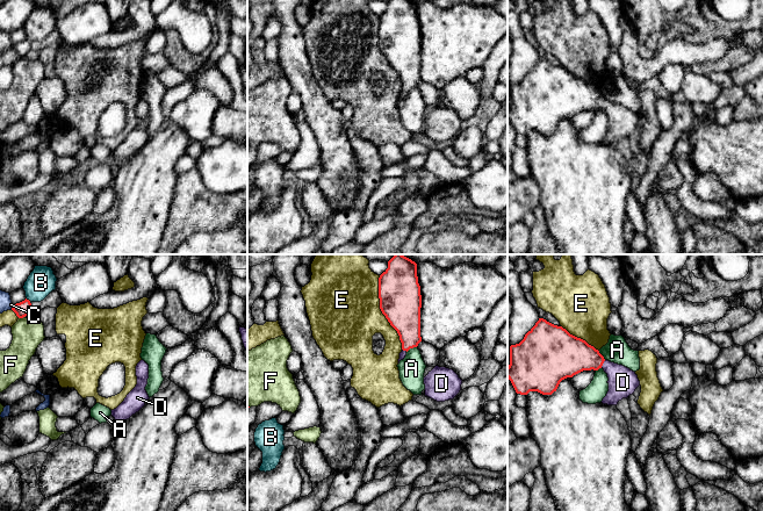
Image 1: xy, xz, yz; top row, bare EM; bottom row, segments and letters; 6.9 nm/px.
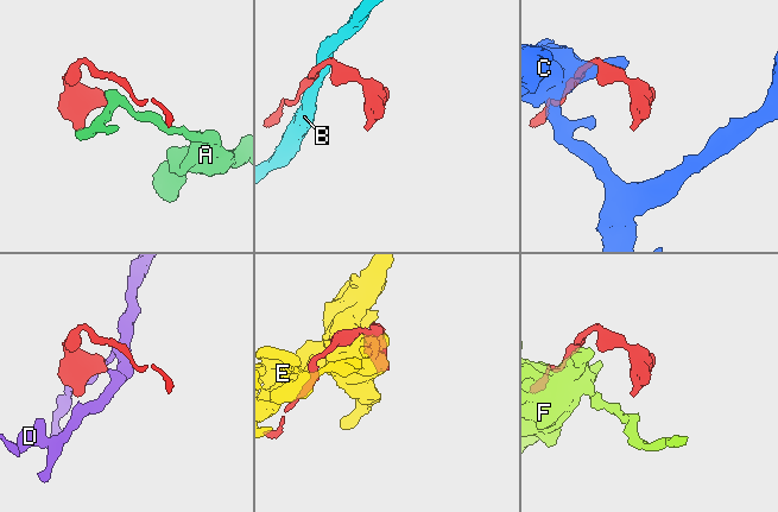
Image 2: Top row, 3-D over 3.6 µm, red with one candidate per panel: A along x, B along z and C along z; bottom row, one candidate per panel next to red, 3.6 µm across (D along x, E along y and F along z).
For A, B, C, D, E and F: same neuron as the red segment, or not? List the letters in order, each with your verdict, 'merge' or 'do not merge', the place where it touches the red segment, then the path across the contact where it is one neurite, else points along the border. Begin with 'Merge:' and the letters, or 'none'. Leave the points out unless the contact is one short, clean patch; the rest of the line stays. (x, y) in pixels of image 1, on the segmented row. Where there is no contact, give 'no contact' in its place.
Merge: D
A: do not merge; meets red in xz at (411, 347)
B: do not merge; meets red in xy at (28, 300); border along xy (26, 299), (30, 301)
C: do not merge; meets red in xy at (12, 308)
D: merge; meets red in yz at (603, 362); runs through yz (568, 355), (580, 355), (603, 362), (623, 382)
E: do not merge; meets red in xz at (382, 312)
F: do not merge; meets red in xy at (21, 317)

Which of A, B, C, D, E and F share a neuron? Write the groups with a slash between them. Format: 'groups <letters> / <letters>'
groups A / B / C / D / E / F

